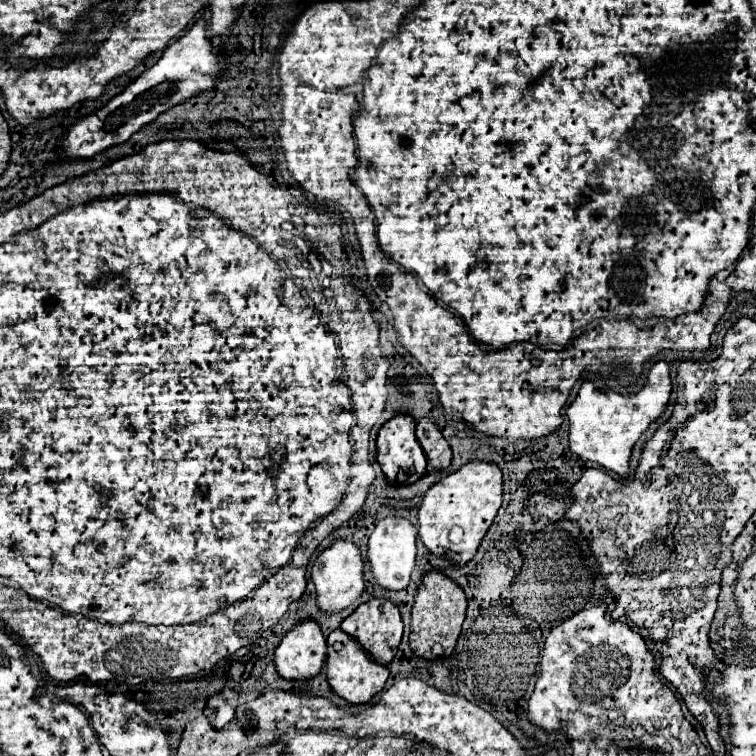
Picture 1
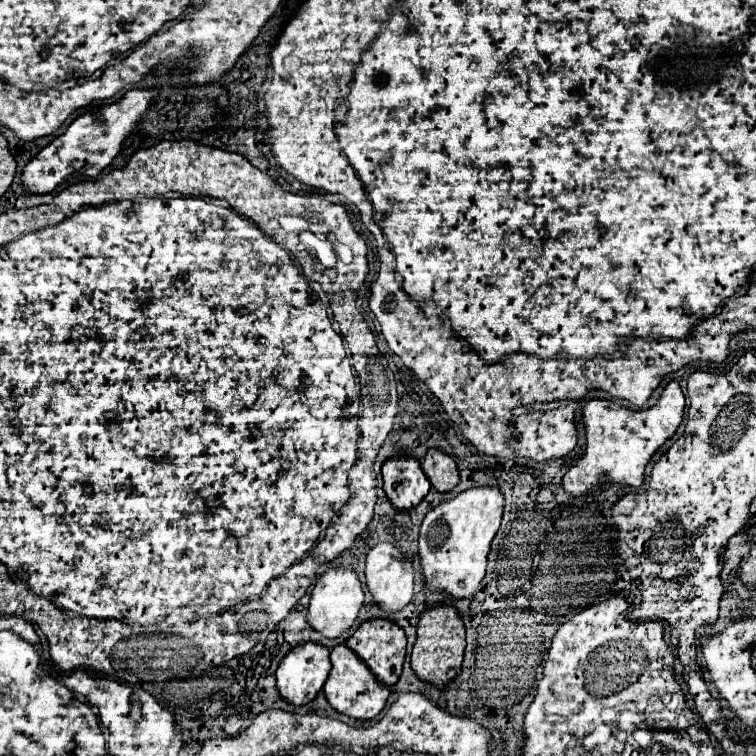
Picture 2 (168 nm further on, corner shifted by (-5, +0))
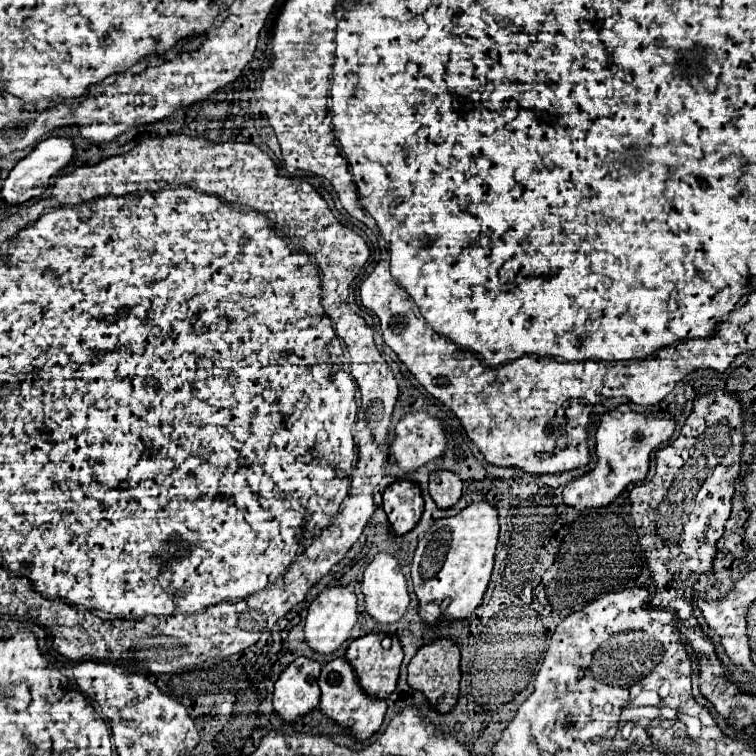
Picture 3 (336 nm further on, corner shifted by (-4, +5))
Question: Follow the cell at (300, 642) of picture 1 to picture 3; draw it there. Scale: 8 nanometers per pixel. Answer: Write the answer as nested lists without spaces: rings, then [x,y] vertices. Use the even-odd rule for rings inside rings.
[[[299,656],[281,672],[275,682],[273,708],[283,720],[295,722],[319,704],[319,670],[321,664],[317,660]]]

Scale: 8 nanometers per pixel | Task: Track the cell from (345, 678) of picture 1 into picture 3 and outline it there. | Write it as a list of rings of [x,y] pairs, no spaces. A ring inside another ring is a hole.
[[[335,658],[329,664],[325,664],[321,668],[321,676],[319,676],[319,688],[321,688],[321,710],[323,714],[327,714],[331,720],[339,722],[341,726],[351,728],[351,732],[363,740],[369,738],[371,734],[375,734],[383,722],[387,704],[385,700],[379,698],[371,698],[361,684],[357,684],[357,676],[355,670],[349,662],[345,662],[347,658]]]

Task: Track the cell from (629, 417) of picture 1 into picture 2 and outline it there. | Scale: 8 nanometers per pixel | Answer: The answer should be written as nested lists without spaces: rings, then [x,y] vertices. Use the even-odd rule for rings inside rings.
[[[676,381],[668,383],[658,405],[646,411],[632,411],[614,401],[588,401],[584,407],[586,453],[564,475],[562,487],[570,497],[584,497],[594,493],[600,485],[628,485],[640,487],[644,483],[644,469],[654,453],[676,433],[684,415],[684,395]]]

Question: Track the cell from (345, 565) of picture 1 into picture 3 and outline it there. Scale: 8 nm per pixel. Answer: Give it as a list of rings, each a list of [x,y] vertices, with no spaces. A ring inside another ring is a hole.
[[[333,586],[325,588],[317,594],[317,598],[311,602],[307,620],[305,620],[305,640],[309,646],[321,654],[335,652],[349,636],[351,628],[357,622],[357,596],[351,590],[351,586]]]

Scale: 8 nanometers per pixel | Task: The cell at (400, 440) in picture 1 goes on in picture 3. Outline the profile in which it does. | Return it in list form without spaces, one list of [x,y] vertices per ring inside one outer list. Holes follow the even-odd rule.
[[[395,480],[383,492],[383,510],[393,526],[395,534],[409,532],[421,518],[423,498],[419,484],[411,480]]]

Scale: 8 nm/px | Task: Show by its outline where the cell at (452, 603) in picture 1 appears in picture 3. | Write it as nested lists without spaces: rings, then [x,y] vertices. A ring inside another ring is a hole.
[[[437,638],[417,650],[413,660],[409,662],[409,684],[411,688],[423,692],[431,704],[437,706],[439,712],[449,712],[459,696],[459,662],[461,662],[461,652],[459,646],[451,638]]]

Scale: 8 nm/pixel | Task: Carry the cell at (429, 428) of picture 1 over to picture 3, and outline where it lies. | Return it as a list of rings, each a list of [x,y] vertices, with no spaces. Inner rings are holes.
[[[435,470],[429,474],[429,492],[439,508],[453,506],[463,490],[463,482],[451,470]]]

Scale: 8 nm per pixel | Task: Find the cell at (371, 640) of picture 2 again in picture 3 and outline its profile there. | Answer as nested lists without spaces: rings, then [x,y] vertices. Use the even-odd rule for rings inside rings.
[[[369,632],[361,638],[355,638],[349,648],[347,648],[347,660],[351,662],[351,666],[357,672],[359,684],[363,686],[363,690],[371,696],[377,698],[387,698],[397,684],[399,678],[399,666],[403,660],[403,648],[401,642],[395,634],[385,634],[385,632]]]

